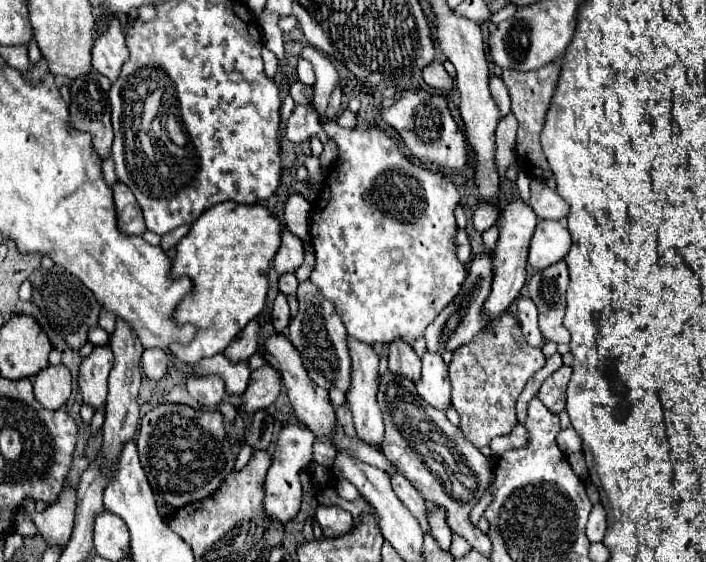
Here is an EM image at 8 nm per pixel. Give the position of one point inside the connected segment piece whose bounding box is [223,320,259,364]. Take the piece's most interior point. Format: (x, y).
(245, 344)

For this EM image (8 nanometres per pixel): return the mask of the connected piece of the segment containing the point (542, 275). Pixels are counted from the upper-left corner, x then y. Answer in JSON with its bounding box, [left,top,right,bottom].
[529,262,569,344]

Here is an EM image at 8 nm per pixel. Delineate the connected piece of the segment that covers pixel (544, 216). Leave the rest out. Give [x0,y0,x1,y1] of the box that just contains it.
[531,178,569,220]

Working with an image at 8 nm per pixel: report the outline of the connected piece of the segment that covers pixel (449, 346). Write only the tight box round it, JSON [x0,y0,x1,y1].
[425,254,493,354]

